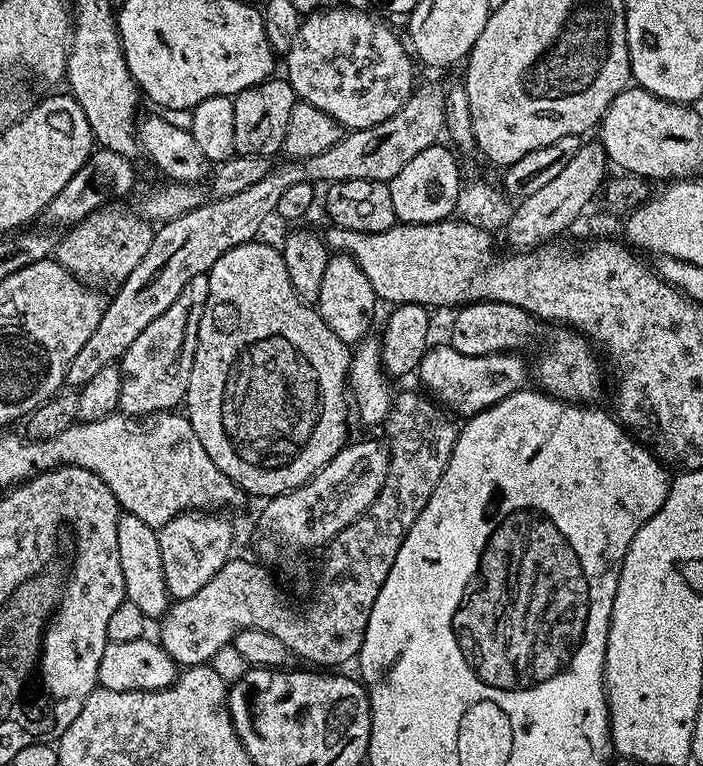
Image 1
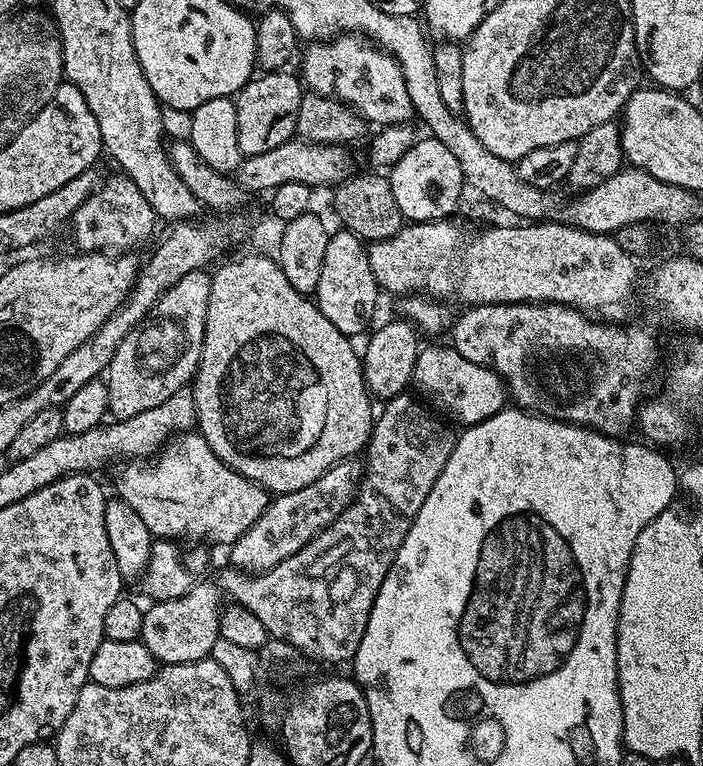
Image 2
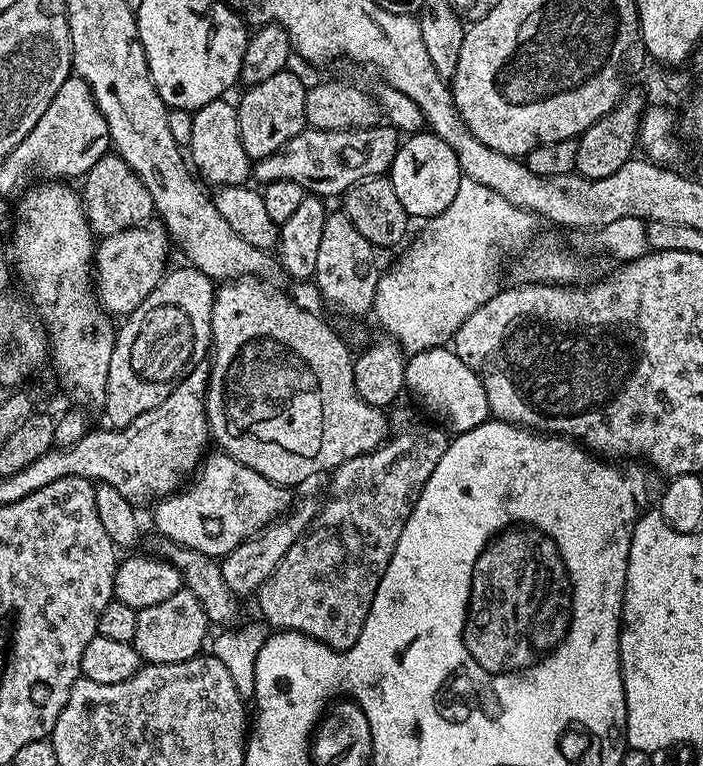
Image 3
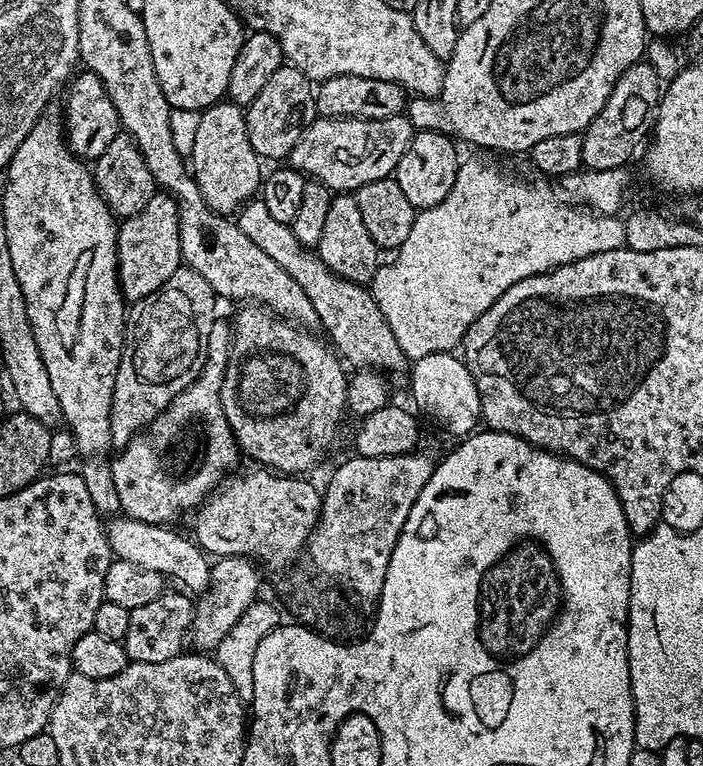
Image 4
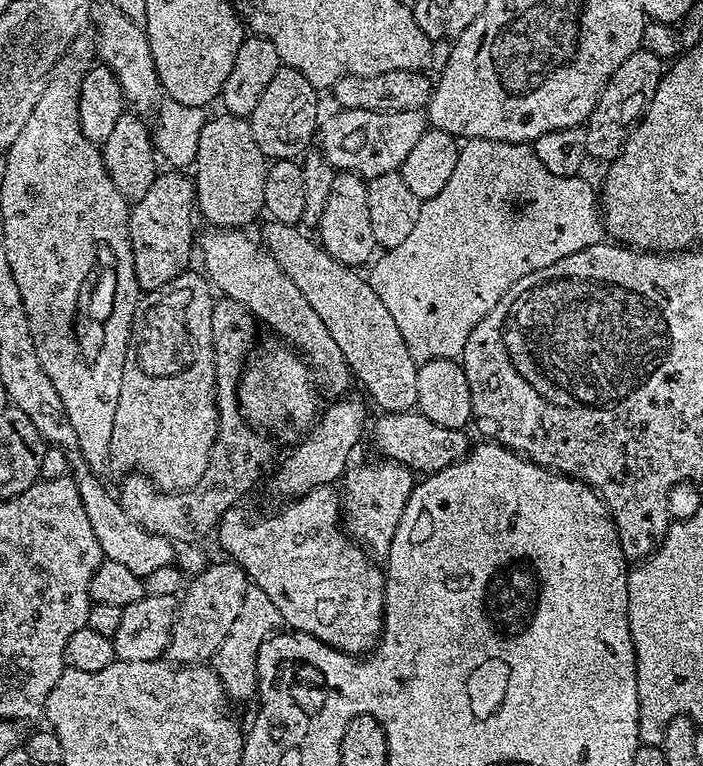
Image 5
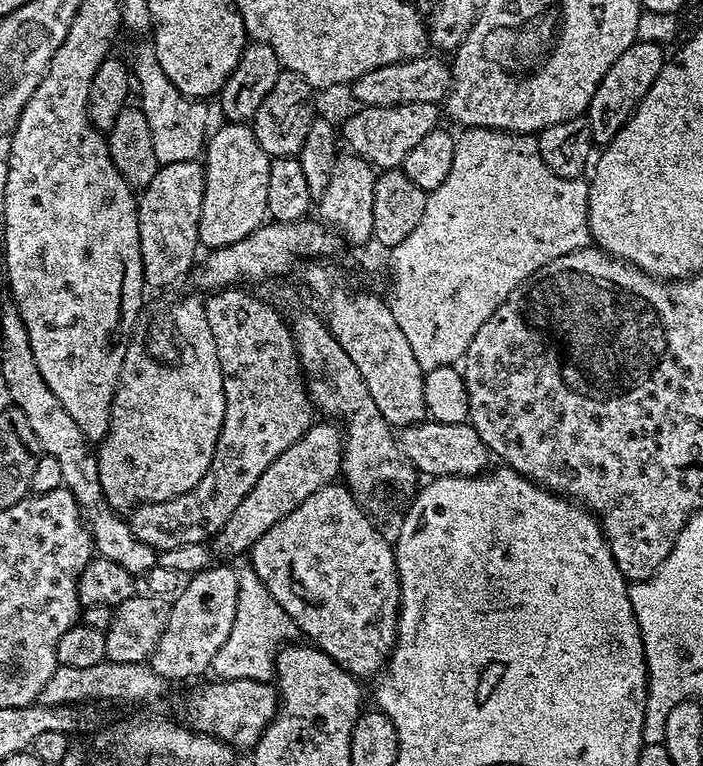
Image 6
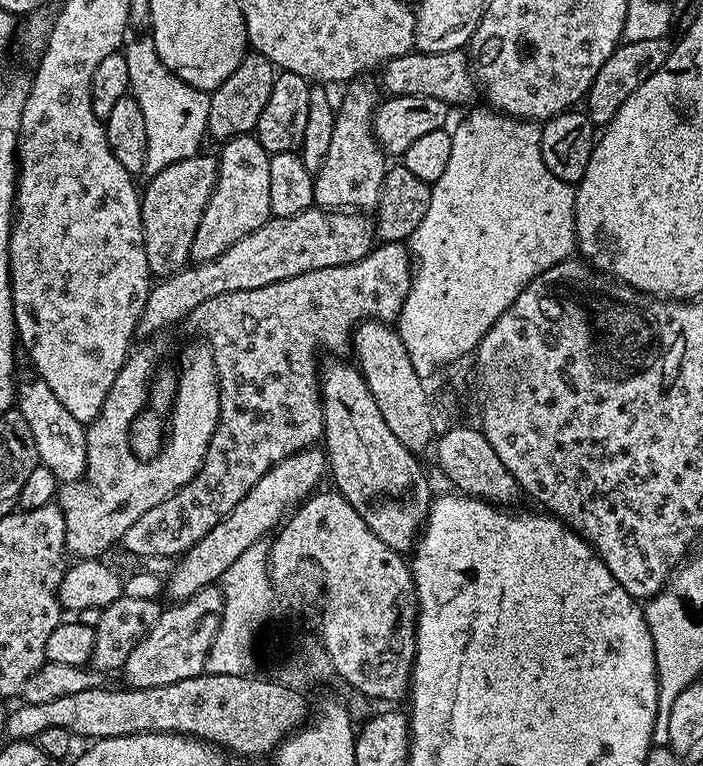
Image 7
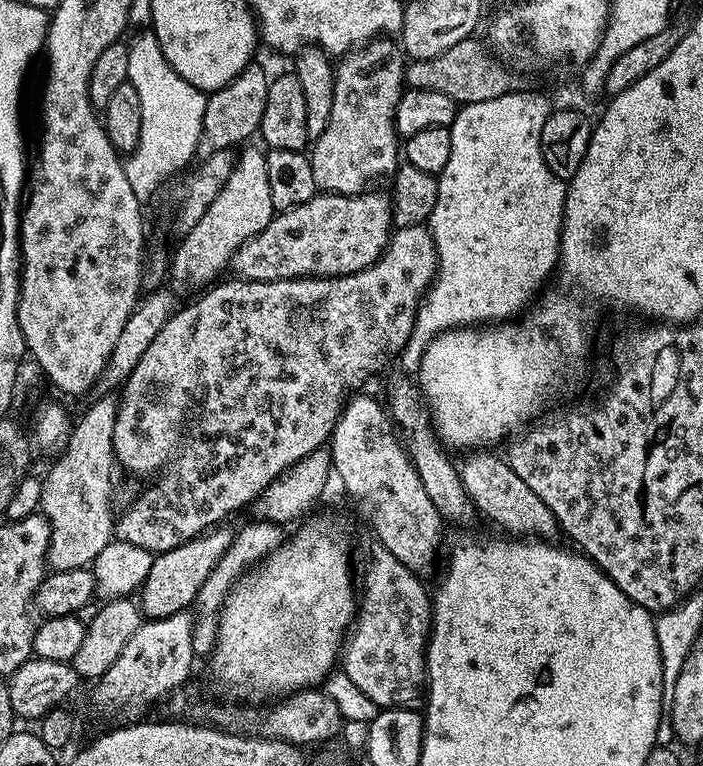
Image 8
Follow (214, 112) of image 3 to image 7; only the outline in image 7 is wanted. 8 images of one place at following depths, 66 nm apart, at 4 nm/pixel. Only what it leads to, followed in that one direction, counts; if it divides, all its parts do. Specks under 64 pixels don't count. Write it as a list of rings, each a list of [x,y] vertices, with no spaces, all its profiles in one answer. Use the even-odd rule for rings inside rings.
[[[252,134],[223,141],[221,148],[224,149],[218,152],[220,169],[216,185],[194,234],[192,260],[196,262],[218,258],[218,254],[234,246],[234,242],[246,238],[246,234],[261,228],[272,216],[269,152]]]

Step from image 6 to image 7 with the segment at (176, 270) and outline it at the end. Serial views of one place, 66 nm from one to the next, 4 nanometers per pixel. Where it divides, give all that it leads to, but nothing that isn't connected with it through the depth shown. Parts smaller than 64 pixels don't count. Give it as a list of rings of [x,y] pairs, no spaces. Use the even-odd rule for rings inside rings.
[[[204,155],[182,158],[182,162],[174,162],[166,166],[166,170],[155,173],[145,188],[143,185],[140,198],[142,238],[146,262],[153,277],[172,276],[184,269],[192,260],[194,234],[210,202],[220,169],[219,159],[215,155]]]

